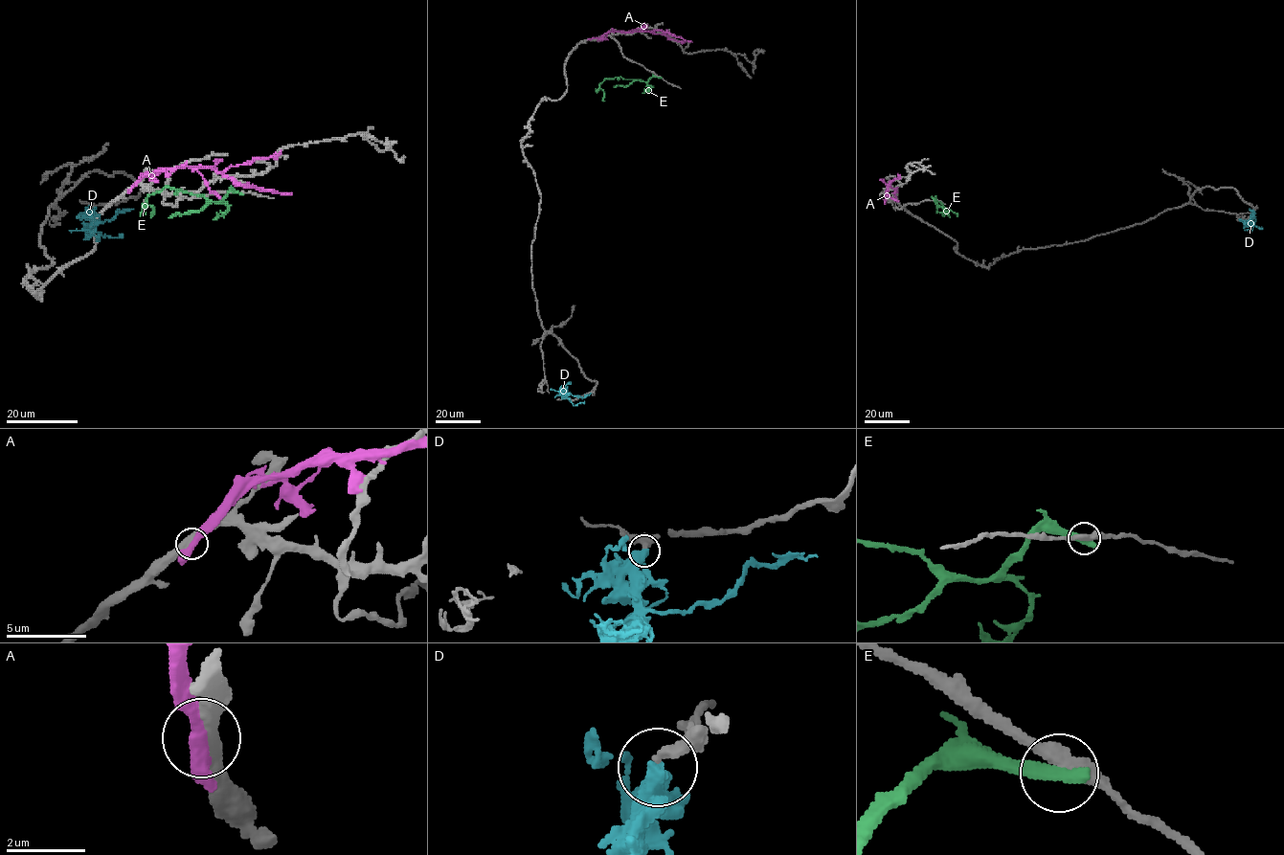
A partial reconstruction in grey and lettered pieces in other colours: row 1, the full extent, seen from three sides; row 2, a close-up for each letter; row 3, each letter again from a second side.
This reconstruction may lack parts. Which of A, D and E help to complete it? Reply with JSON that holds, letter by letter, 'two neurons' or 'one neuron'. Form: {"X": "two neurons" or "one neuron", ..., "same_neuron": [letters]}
{"A": "two neurons", "D": "two neurons", "E": "two neurons", "same_neuron": []}

